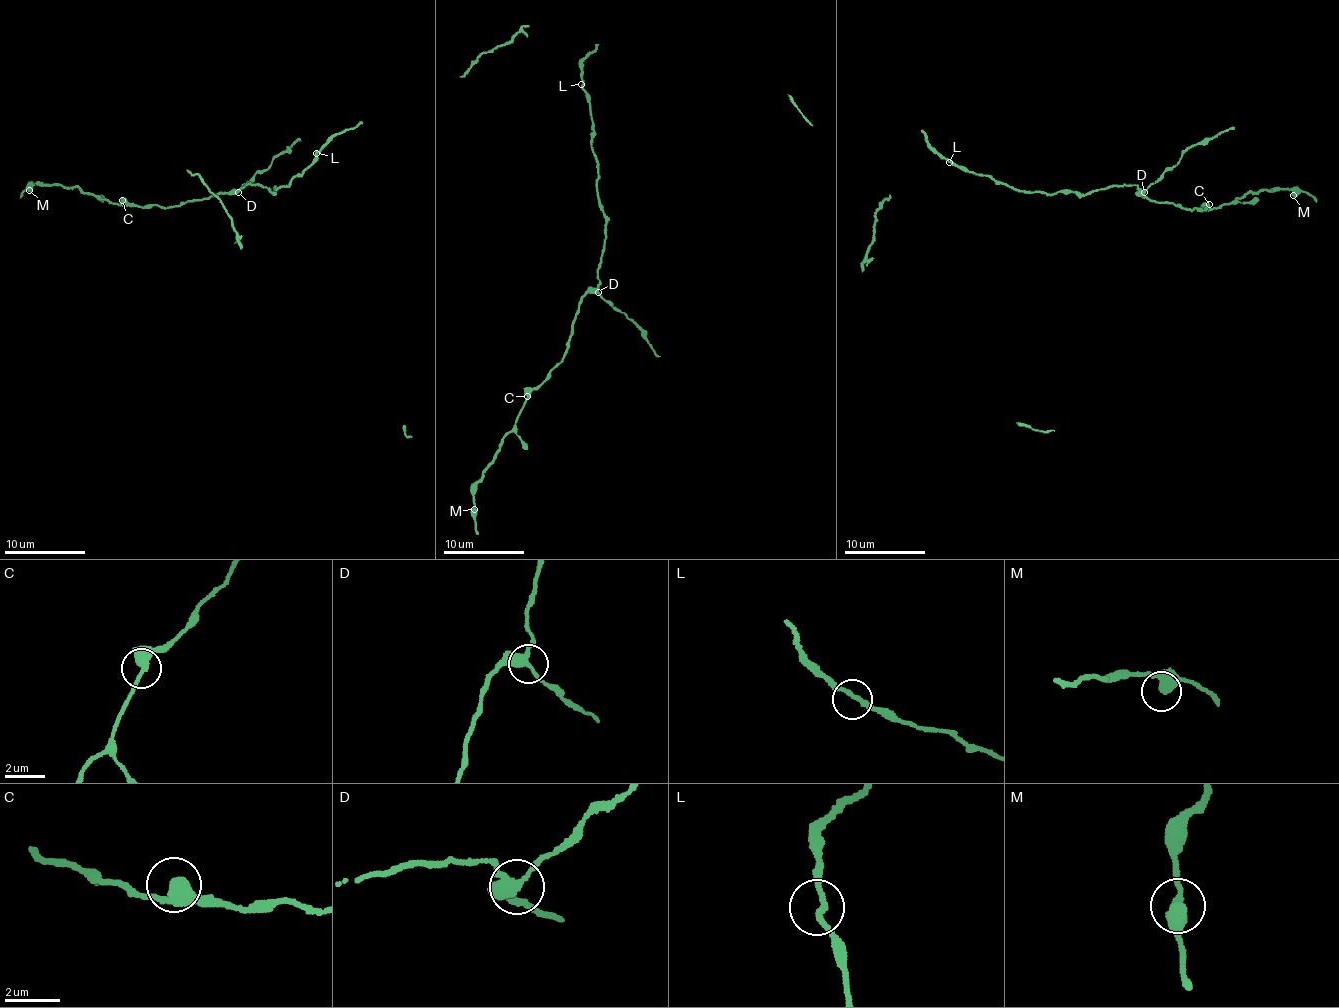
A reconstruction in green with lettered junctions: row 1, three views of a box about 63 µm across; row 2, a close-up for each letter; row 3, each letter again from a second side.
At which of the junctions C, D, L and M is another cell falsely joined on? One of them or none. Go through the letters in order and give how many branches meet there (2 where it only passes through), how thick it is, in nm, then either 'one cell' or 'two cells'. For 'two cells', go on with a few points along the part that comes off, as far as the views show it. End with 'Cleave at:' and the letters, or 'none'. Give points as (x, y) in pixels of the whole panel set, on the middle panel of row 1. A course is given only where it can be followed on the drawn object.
C: 3 | 360 nm | one cell
D: 3 | 320 nm | two cells | (598, 291), (612, 308), (637, 323), (659, 356)
L: 2 | 200 nm | one cell
M: 3 | 320 nm | one cell
Cleave at: D

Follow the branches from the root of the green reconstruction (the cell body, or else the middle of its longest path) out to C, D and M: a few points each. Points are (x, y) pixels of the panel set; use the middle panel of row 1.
C: (606, 237), (605, 249), (600, 258), (599, 282), (579, 305), (567, 352), (527, 396)
D: (606, 237), (598, 270), (598, 291)
M: (606, 237), (599, 282), (579, 305), (567, 352), (529, 394), (515, 428), (502, 439), (476, 485), (474, 509)

